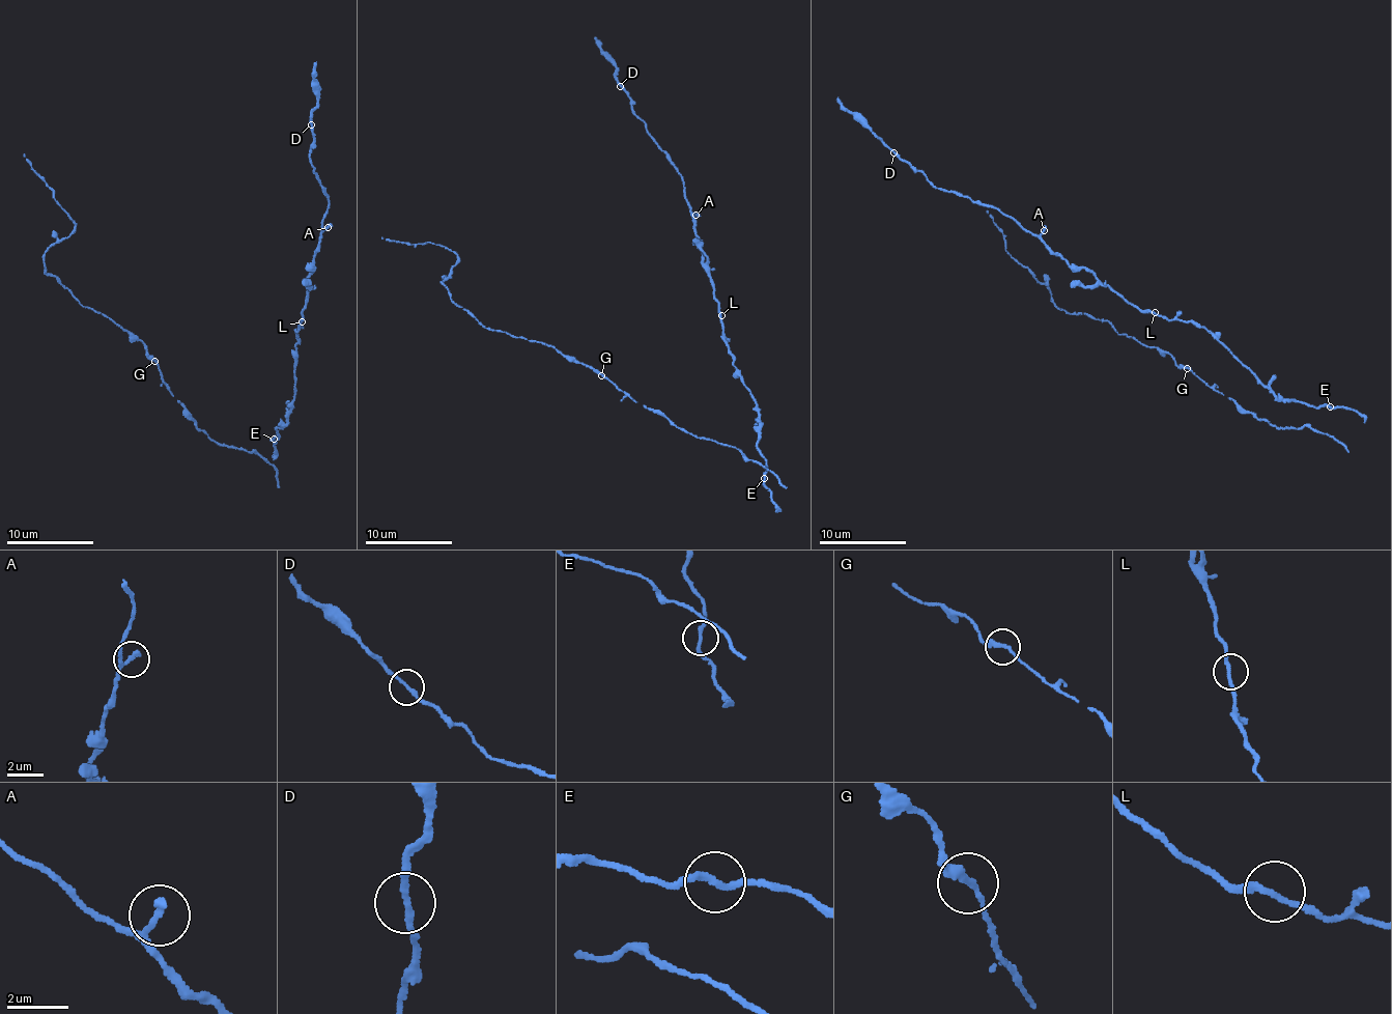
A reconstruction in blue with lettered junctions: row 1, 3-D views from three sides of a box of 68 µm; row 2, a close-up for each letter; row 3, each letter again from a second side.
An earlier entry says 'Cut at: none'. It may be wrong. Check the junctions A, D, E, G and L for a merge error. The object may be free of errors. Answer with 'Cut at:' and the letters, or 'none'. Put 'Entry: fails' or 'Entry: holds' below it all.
Cut at: none
Entry: holds

